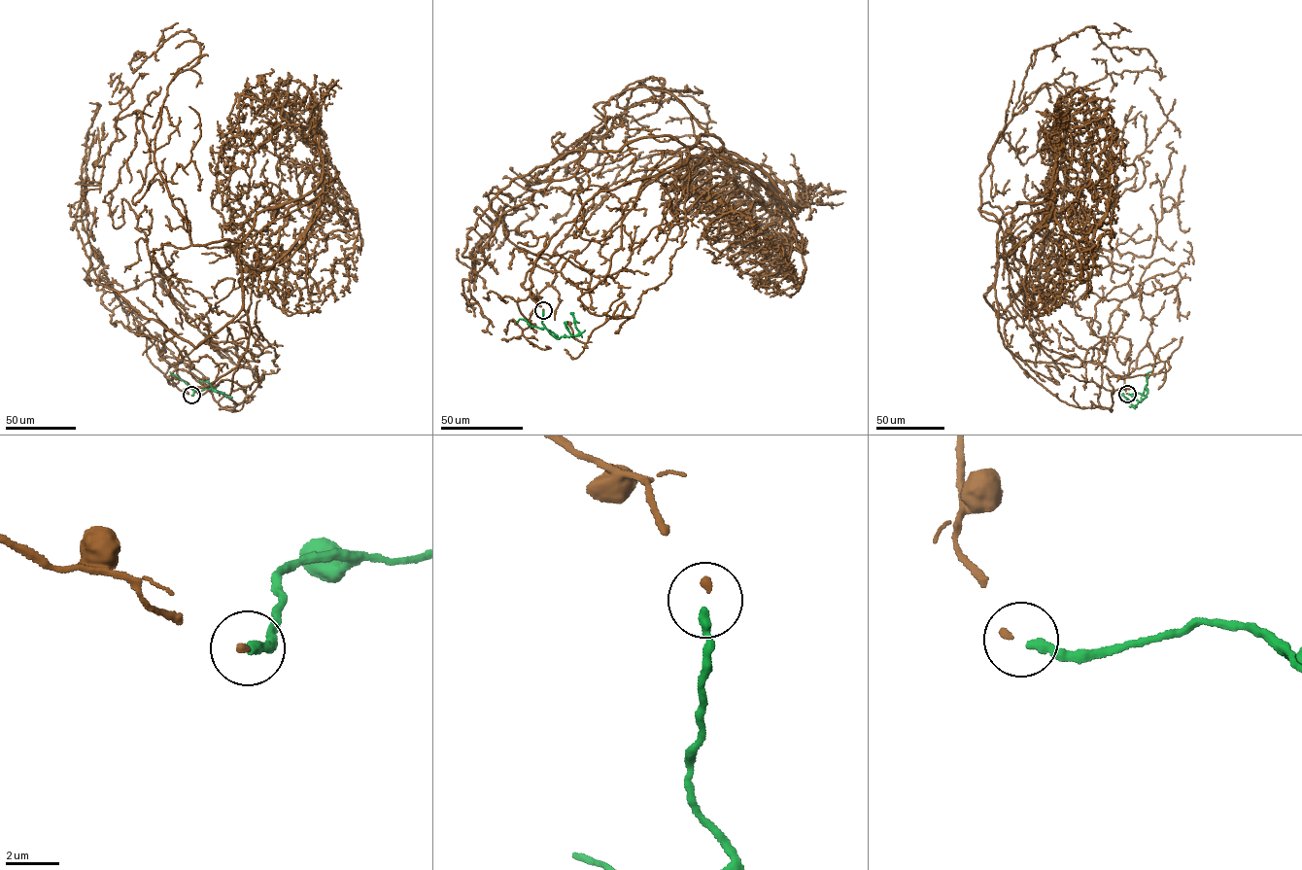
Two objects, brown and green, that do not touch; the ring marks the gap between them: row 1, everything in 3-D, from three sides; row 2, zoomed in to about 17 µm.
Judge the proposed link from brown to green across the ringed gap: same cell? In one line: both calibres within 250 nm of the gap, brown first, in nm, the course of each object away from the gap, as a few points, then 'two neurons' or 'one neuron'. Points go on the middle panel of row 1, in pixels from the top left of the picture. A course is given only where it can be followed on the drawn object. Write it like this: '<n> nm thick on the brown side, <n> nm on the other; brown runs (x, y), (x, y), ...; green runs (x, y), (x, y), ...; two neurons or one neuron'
220 nm thick on the brown side, 340 nm on the other; brown runs (543, 310), (552, 236), (707, 134), (640, 82), (704, 105), (696, 144), (626, 165), (583, 216); green runs (543, 311), (542, 324), (557, 338), (578, 333), (570, 312); one neuron

